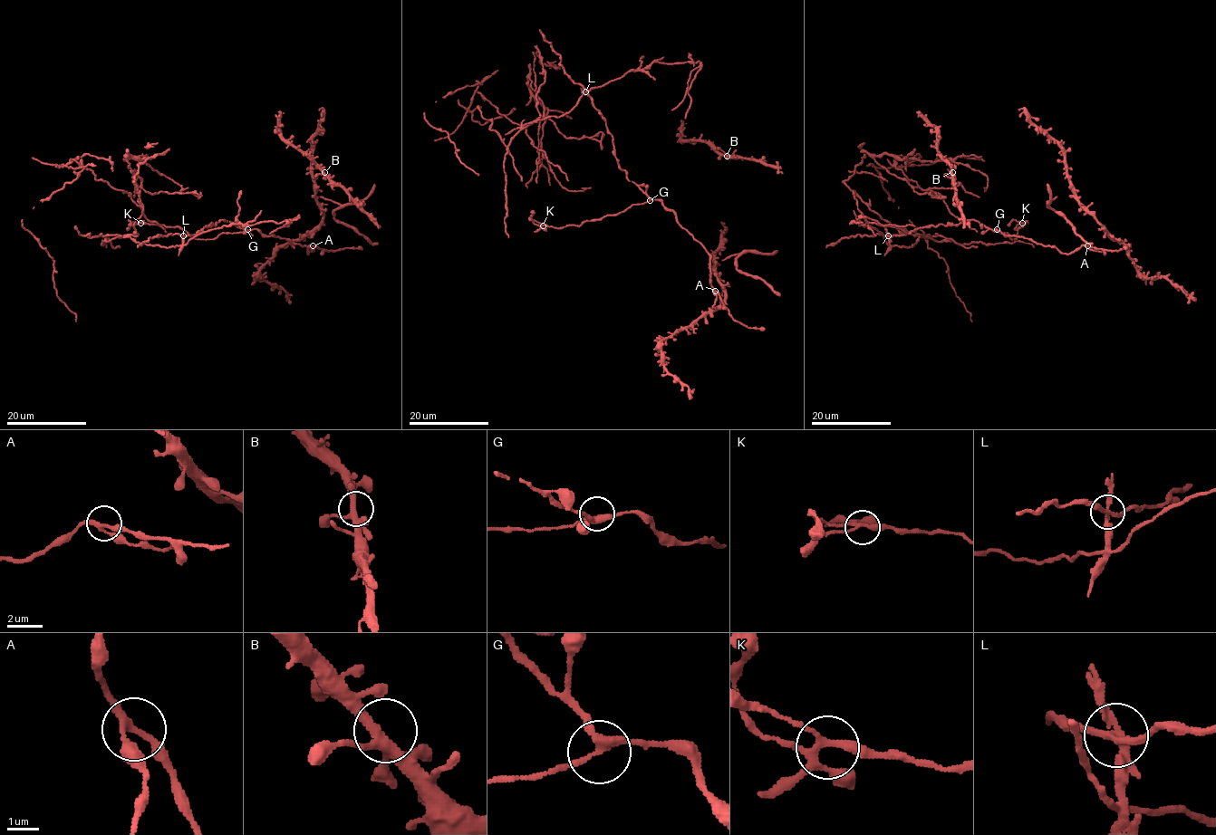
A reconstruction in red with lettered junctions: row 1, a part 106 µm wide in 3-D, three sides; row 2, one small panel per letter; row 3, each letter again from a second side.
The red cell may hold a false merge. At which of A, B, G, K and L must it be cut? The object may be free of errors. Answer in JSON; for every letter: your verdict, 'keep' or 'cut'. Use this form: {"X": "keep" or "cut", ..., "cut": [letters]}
{"A": "keep", "B": "keep", "G": "keep", "K": "keep", "L": "cut", "cut": ["L"]}

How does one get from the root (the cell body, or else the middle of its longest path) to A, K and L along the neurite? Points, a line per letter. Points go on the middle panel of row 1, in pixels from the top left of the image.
A: (535, 120), (564, 114), (585, 92), (606, 122), (626, 177), (671, 209), (709, 254), (715, 291)
K: (535, 120), (564, 114), (585, 92), (612, 138), (619, 167), (649, 198), (579, 225), (543, 225)
L: (535, 120), (533, 122), (564, 114), (584, 91)

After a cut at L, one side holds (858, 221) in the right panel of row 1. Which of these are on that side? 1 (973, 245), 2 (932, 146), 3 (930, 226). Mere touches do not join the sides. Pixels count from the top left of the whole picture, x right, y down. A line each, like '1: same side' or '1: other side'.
1: same side
2: other side
3: other side

